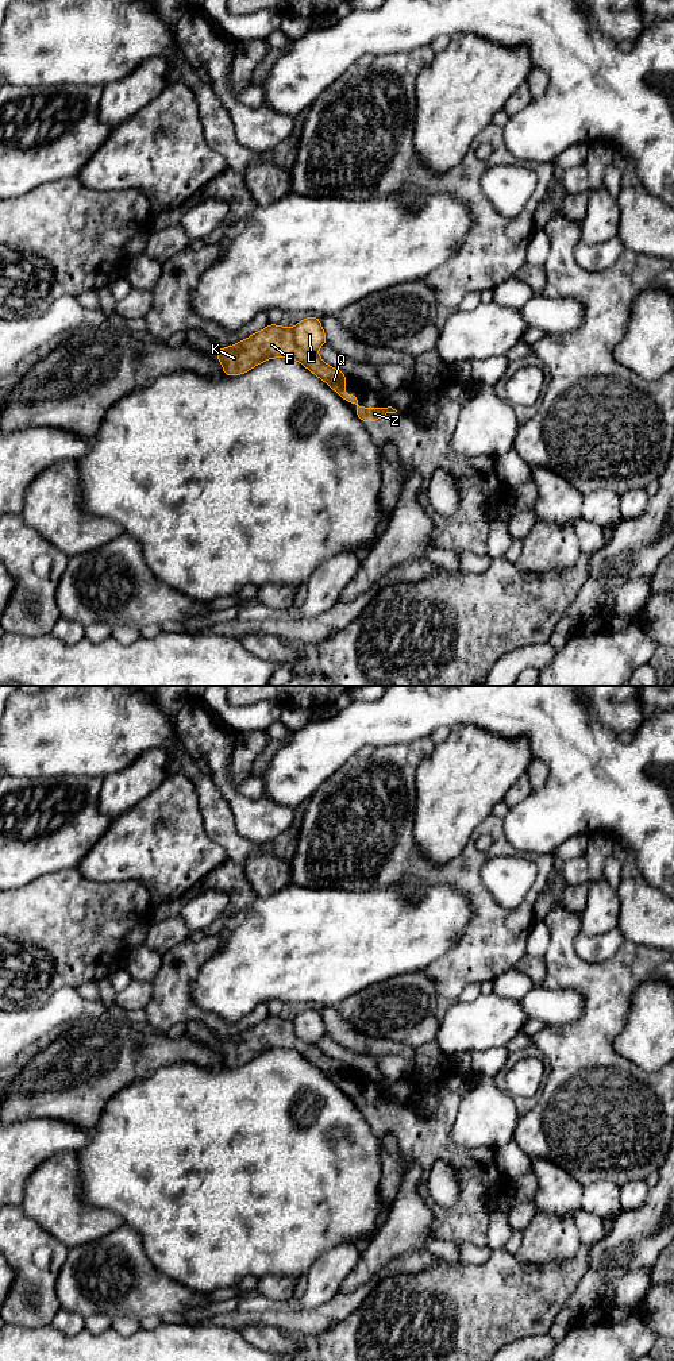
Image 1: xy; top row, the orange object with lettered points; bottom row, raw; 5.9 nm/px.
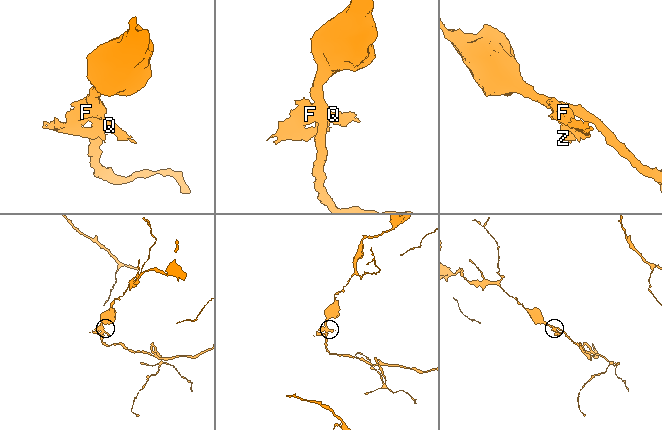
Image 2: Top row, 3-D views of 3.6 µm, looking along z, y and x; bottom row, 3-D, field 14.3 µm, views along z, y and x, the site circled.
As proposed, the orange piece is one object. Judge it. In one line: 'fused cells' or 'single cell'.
fused cells

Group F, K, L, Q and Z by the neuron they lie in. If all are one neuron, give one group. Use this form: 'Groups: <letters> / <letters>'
Groups: F K Q Z / L

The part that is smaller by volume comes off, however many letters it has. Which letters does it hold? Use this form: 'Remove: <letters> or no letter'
Remove: F, K, Q, Z

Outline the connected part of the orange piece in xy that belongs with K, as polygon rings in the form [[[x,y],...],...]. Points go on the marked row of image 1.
[[[269,324],[266,328],[250,335],[244,340],[227,348],[216,347],[216,359],[223,365],[223,374],[242,375],[257,365],[273,358],[292,358],[323,379],[344,402],[355,404],[355,413],[361,421],[377,421],[386,413],[396,413],[388,408],[361,408],[357,394],[346,394],[346,375],[343,371],[328,366],[316,352],[301,350],[294,342],[290,328]]]

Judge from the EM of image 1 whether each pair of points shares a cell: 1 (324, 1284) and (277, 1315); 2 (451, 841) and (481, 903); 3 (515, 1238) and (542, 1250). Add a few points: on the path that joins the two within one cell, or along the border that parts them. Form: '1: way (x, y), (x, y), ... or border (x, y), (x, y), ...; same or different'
1: border (316, 1306), (305, 1309), (272, 1309), (254, 1313); different
2: border (476, 828), (457, 856), (445, 863), (427, 859); different
3: border (523, 1232), (520, 1246), (513, 1255); different

